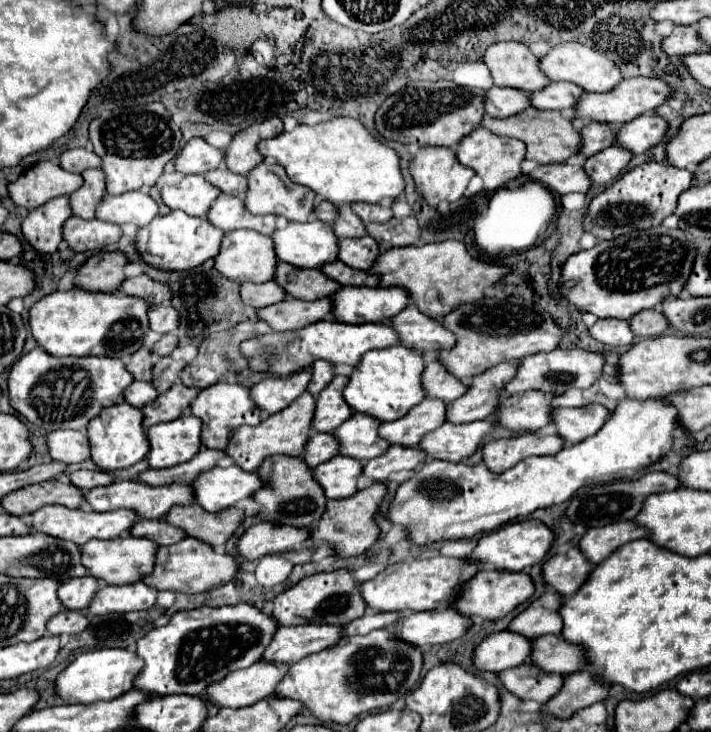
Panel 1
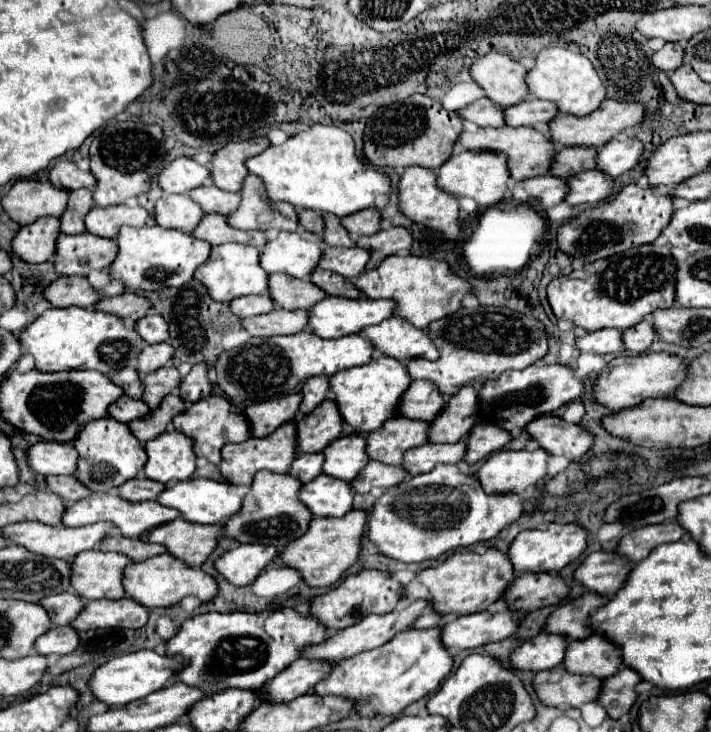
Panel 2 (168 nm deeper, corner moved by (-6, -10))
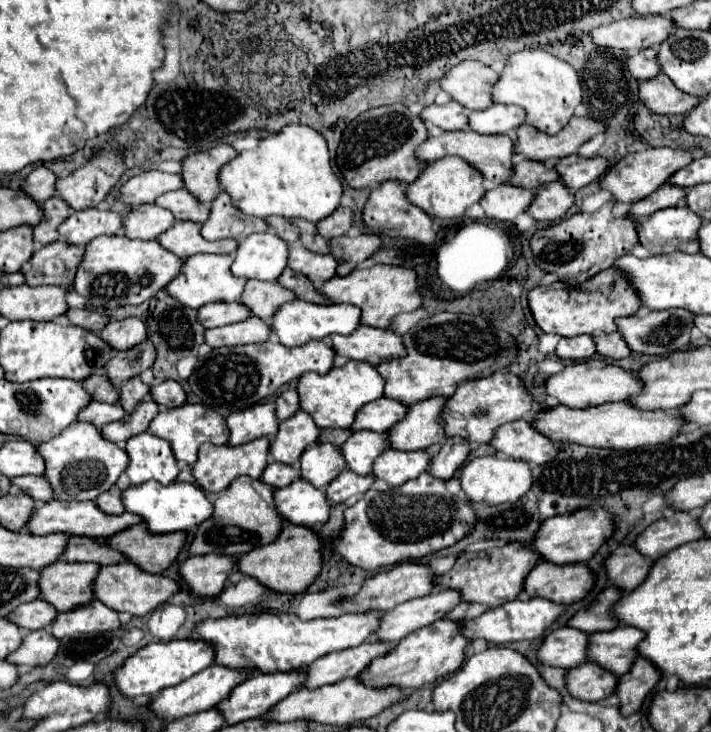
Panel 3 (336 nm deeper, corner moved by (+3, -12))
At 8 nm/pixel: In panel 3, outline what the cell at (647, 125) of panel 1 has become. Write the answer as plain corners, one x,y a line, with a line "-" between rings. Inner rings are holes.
572,154
566,158
560,158
556,162
556,170
560,172
560,180
570,188
570,190
580,190
588,186
590,182
602,178
608,170
608,160
602,156
580,156

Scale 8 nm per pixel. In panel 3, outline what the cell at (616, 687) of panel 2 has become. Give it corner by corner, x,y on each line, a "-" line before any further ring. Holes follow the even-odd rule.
638,656
630,672
618,678
618,686
614,690
614,694
620,700
618,704
620,714
622,716
634,714
642,706
646,694
658,684
658,680
660,680
660,672
656,672
656,668
652,668
648,660

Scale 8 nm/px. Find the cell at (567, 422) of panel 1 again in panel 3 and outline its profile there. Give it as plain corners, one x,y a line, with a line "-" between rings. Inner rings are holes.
516,420
512,424
504,424
496,430
492,442
498,452
526,460
530,464
544,464
556,458
558,444
538,432
530,422

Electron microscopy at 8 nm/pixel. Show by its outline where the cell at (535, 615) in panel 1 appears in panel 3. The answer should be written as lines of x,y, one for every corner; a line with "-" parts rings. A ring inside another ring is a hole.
604,588
596,600
590,604
590,608
582,608
578,610
570,620
568,626
570,628
578,628
586,634
594,634
600,630
612,630
616,628
616,622
610,618
610,608
612,604
618,602
620,598
620,590
618,588

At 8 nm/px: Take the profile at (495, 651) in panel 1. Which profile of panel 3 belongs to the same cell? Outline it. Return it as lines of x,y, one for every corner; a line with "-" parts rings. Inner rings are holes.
556,628
544,638
542,646
536,652
536,658
544,666
554,668
572,668
586,660
588,634
576,628

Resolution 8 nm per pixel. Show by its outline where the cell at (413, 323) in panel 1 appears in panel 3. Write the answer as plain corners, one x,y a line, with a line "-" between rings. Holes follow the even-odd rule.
360,326
356,332
346,336
330,336
332,348
340,356
348,356
350,360
362,360
378,366
384,360
404,356
404,342
400,334
392,330
380,330
372,326

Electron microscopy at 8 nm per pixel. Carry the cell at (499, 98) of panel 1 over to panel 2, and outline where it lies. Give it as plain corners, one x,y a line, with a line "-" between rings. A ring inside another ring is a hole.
479,98
473,104
457,110
457,114
463,120
469,120
477,126
491,126
491,128
505,126
505,118
501,118
501,108
493,106
493,102
489,102
489,98

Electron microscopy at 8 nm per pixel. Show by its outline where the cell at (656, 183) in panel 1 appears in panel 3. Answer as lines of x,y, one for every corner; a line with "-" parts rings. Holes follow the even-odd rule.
608,200
596,212
576,212
560,224
538,230
530,240
536,264
544,272
556,272
558,278
568,284
580,284
600,270
610,268
620,256
628,254
638,244
638,222
628,214
614,216
612,210
614,200

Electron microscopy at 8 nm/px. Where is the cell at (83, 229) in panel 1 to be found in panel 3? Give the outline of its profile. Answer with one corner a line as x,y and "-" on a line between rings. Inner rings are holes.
52,242
44,248
38,248
30,258
30,268
22,270
26,276
26,284
56,284
62,288
70,288
82,256
84,248
64,242

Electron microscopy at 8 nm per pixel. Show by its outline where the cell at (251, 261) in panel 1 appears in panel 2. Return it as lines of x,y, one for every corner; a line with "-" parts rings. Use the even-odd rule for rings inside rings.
225,244
211,248
209,258
195,270
195,278
203,282
207,288
207,294
215,302
231,302
233,298
245,296
245,294
267,294
267,274
261,270
259,262
259,250
245,244

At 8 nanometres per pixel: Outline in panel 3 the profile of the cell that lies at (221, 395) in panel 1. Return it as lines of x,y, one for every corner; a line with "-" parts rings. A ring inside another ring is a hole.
182,404
178,408
162,410
152,422
150,432
154,436
160,436
172,444
176,460
184,460
186,464
194,464
198,460
200,444
212,442
212,444
226,444
228,442
228,426
224,416
220,416
216,410
204,406
204,404

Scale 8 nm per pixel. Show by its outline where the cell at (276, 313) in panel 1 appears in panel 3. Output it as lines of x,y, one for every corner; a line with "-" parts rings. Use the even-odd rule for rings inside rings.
250,316
248,320
236,324
206,330
206,342
212,348
266,342
268,336
272,336
272,326
268,322
262,322
258,316

